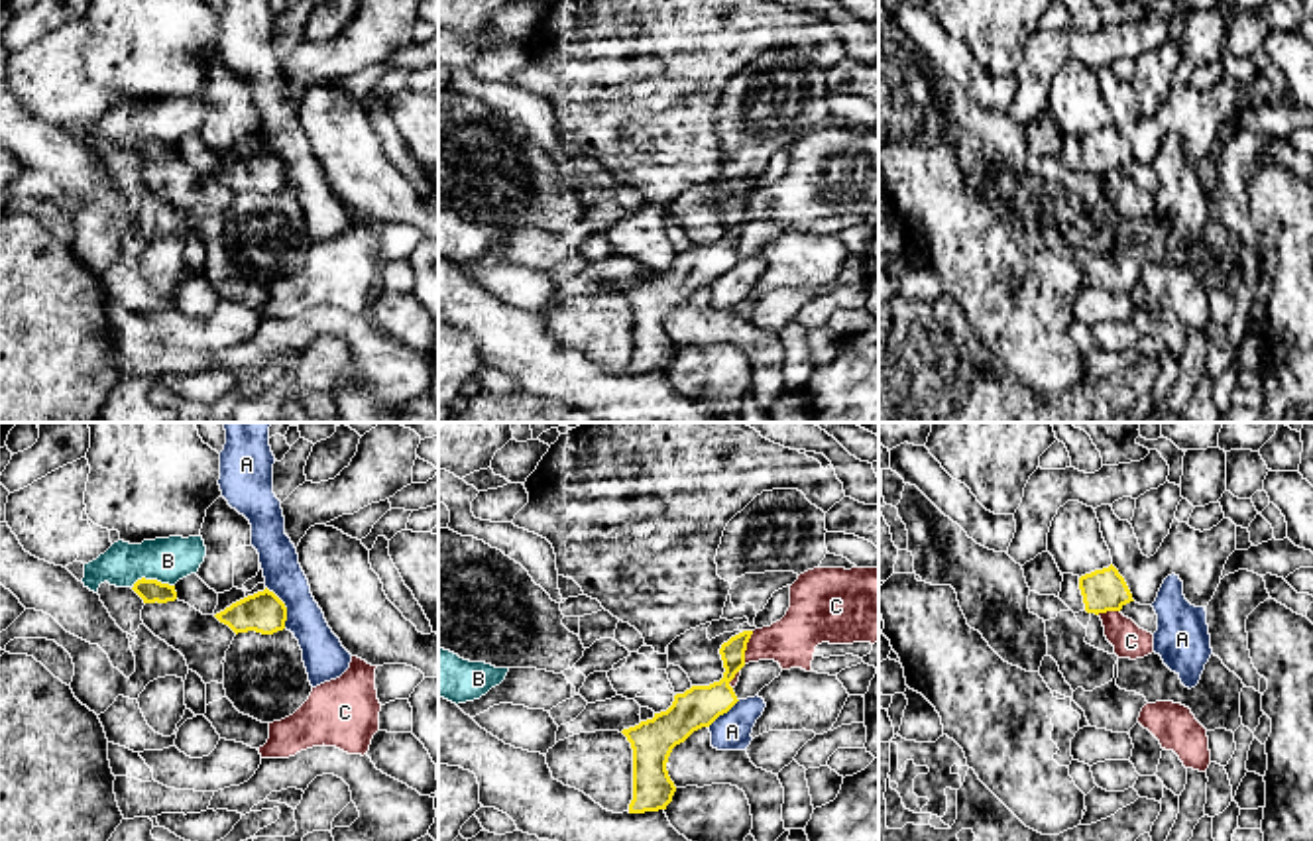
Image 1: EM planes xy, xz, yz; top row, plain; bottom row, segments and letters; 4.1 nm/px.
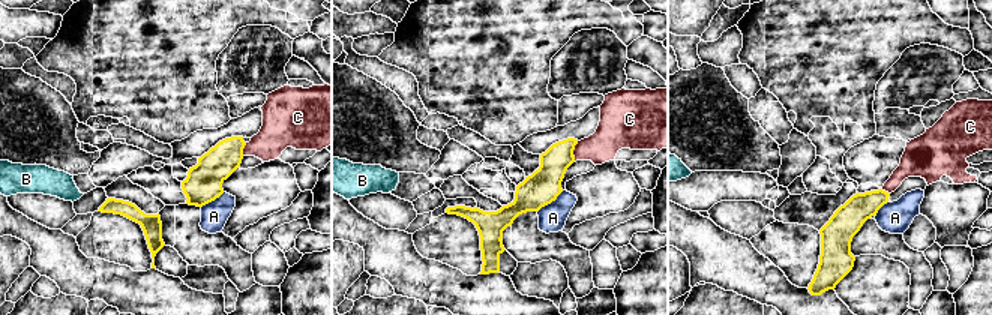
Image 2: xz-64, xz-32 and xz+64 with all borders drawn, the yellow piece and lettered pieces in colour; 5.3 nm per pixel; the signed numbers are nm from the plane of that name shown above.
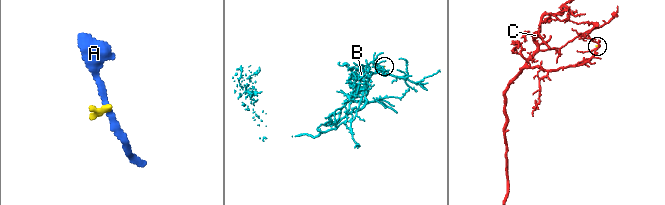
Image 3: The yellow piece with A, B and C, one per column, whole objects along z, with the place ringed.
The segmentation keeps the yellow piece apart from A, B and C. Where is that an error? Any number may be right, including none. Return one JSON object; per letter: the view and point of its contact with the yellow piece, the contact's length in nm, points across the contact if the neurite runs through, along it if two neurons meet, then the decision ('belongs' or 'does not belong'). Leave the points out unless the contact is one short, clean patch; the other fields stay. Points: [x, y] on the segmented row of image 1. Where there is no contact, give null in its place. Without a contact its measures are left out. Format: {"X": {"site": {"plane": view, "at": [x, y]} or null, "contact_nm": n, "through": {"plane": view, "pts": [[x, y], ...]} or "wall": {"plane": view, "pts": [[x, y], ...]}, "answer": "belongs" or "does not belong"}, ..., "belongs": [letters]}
{"A": {"site": {"plane": "xy", "at": [285, 608]}, "contact_nm": 190, "wall": {"plane": "xy", "pts": [[266, 586], [285, 608], [285, 627]]}, "answer": "does not belong"}, "B": {"site": {"plane": "xy", "at": [154, 580]}, "contact_nm": 180, "answer": "does not belong"}, "C": {"site": {"plane": "xz", "at": [745, 647]}, "contact_nm": 140, "wall": {"plane": "xz", "pts": [[753, 631], [743, 663]]}, "answer": "does not belong"}, "belongs": []}

